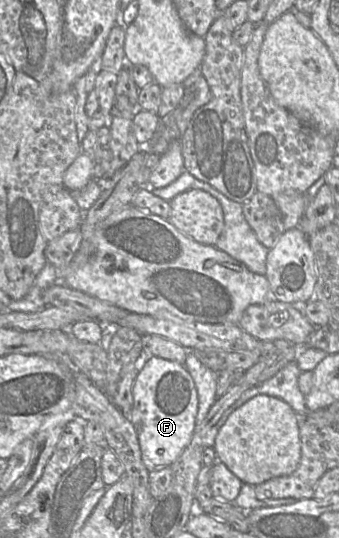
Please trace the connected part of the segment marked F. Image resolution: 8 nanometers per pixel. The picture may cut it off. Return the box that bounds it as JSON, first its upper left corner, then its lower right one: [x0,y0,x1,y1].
[129,355,198,471]

